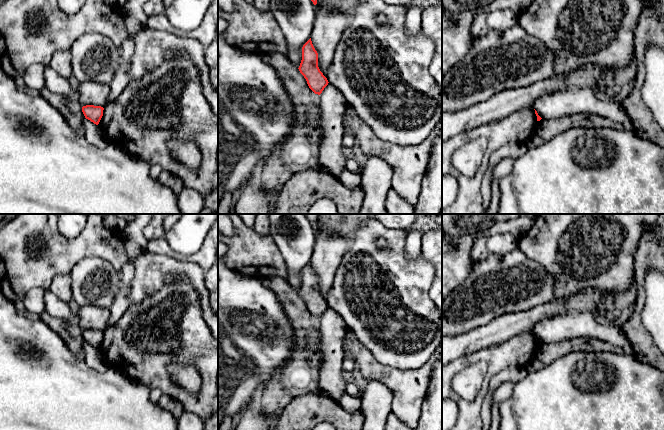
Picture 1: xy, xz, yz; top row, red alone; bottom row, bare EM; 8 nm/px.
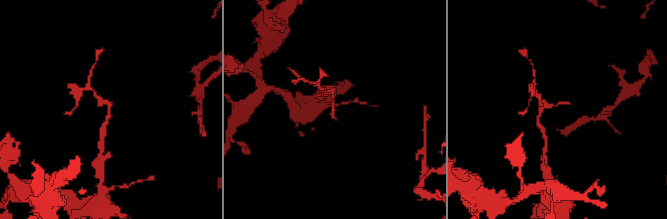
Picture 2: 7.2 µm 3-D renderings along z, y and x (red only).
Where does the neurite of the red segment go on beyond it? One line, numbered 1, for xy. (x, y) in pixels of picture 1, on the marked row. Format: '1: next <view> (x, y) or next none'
1: next none

